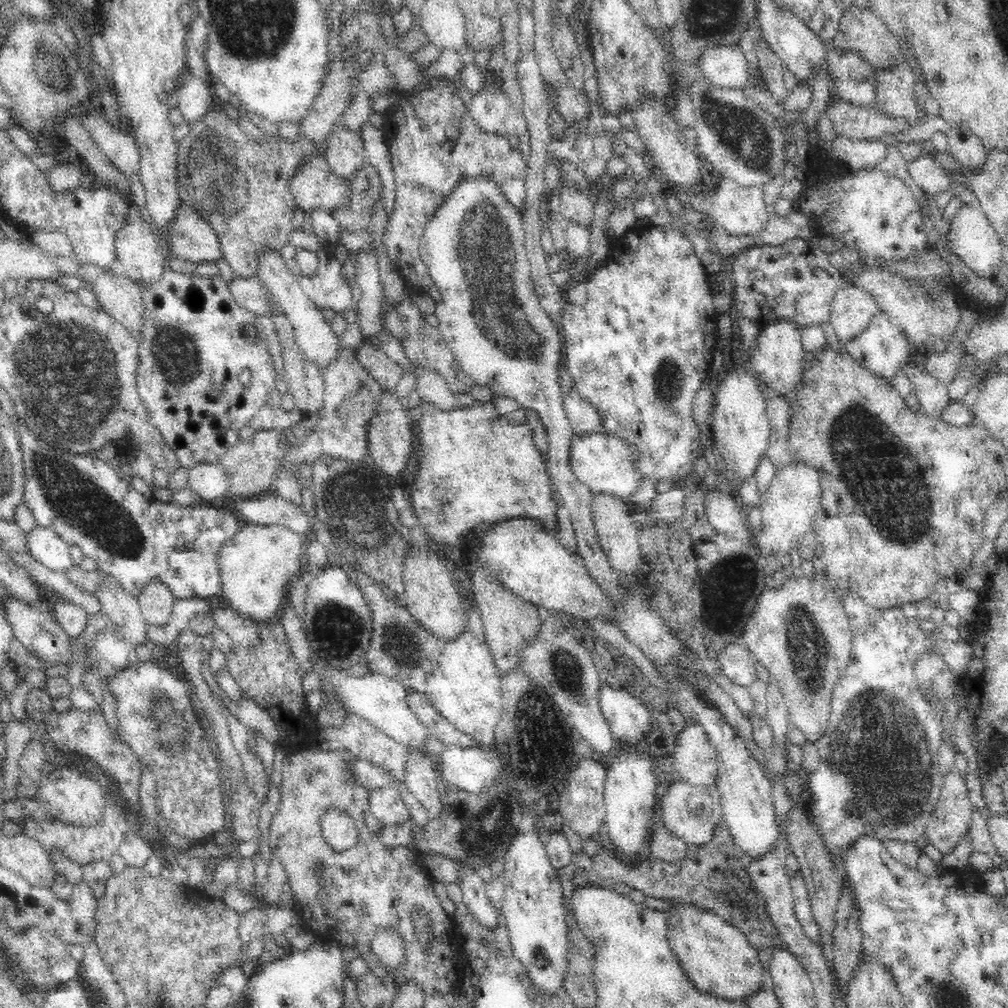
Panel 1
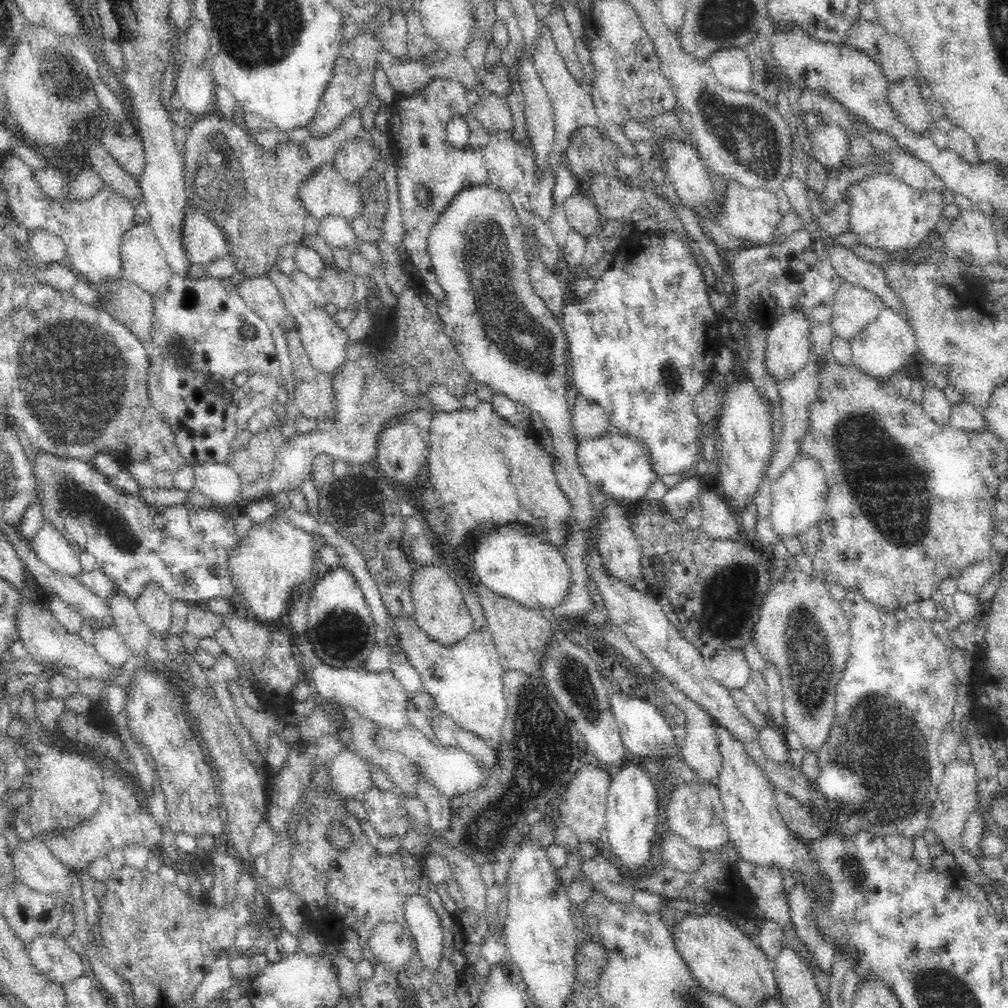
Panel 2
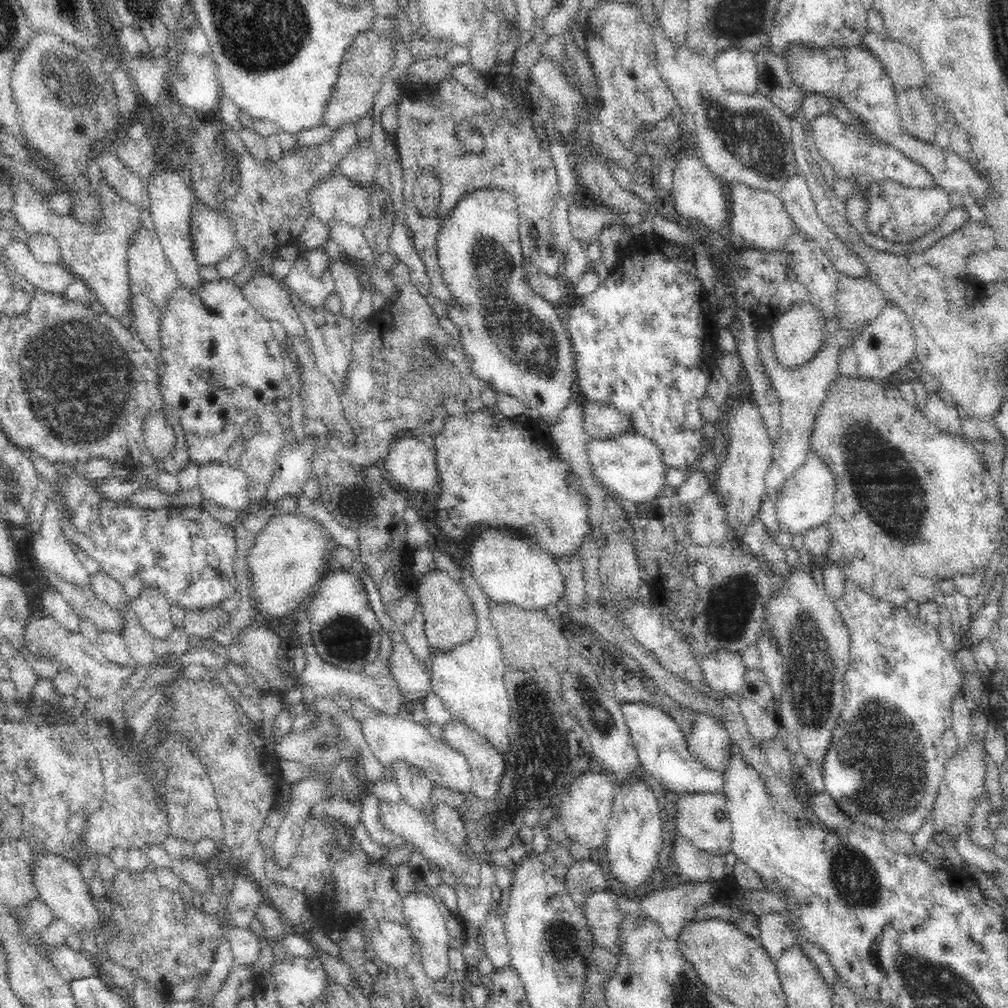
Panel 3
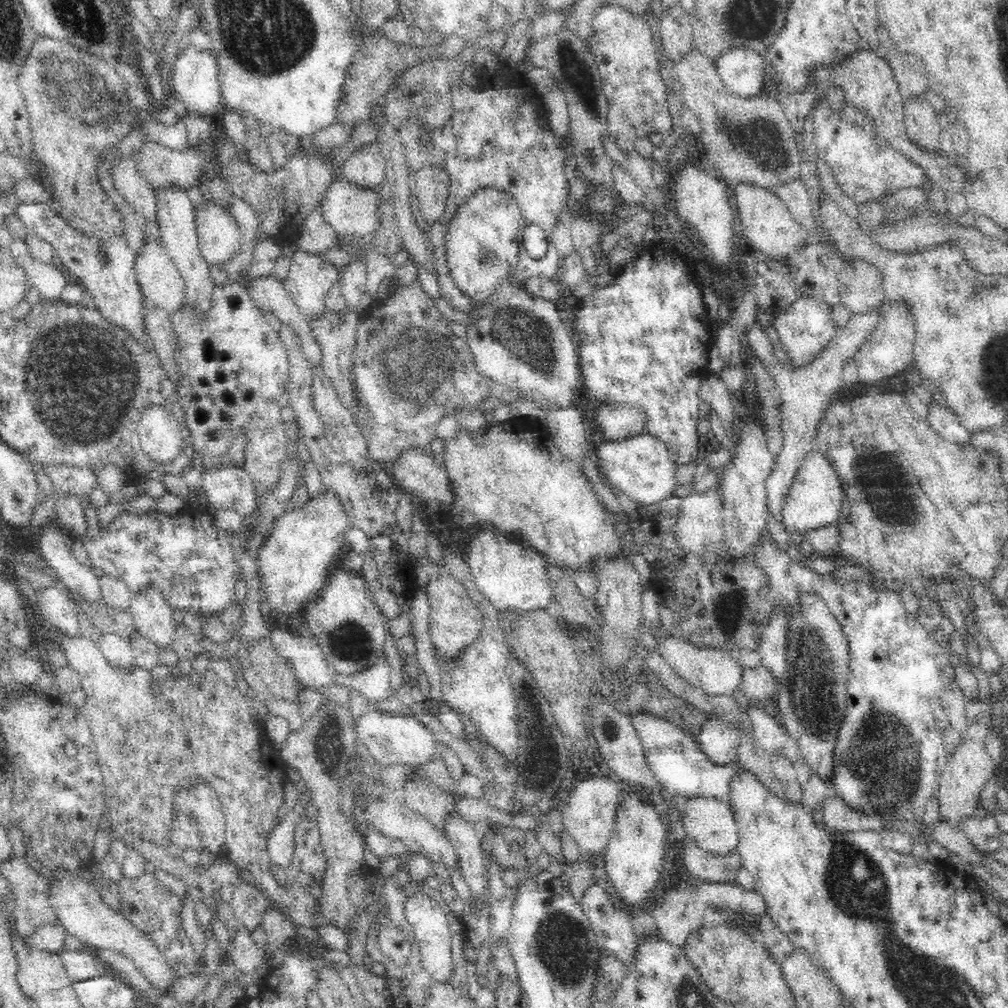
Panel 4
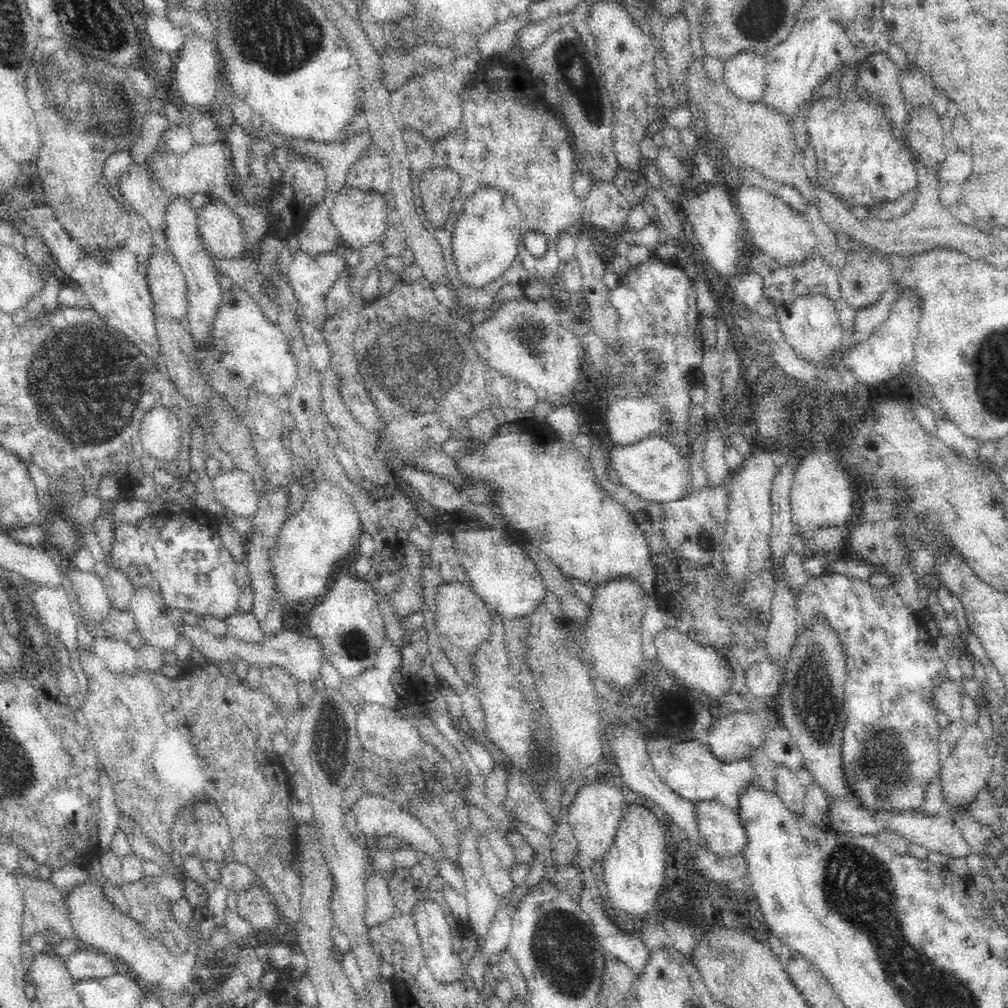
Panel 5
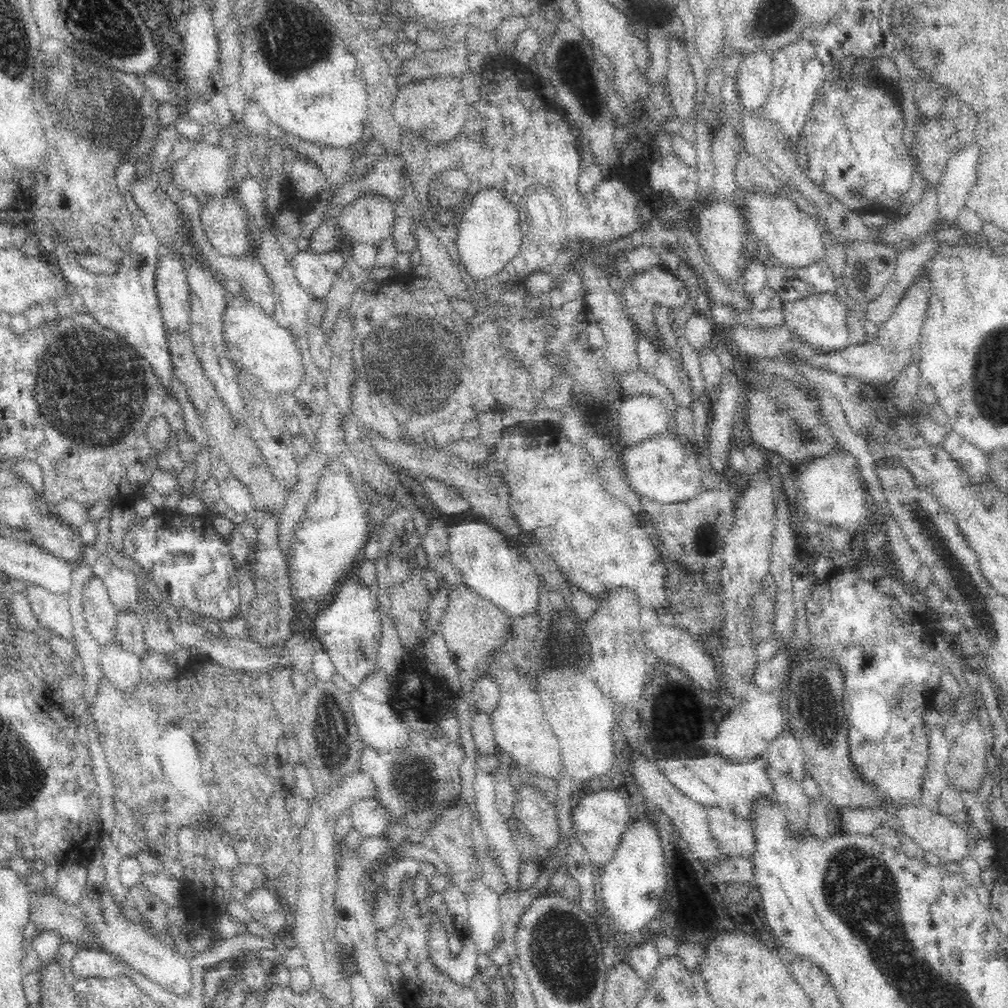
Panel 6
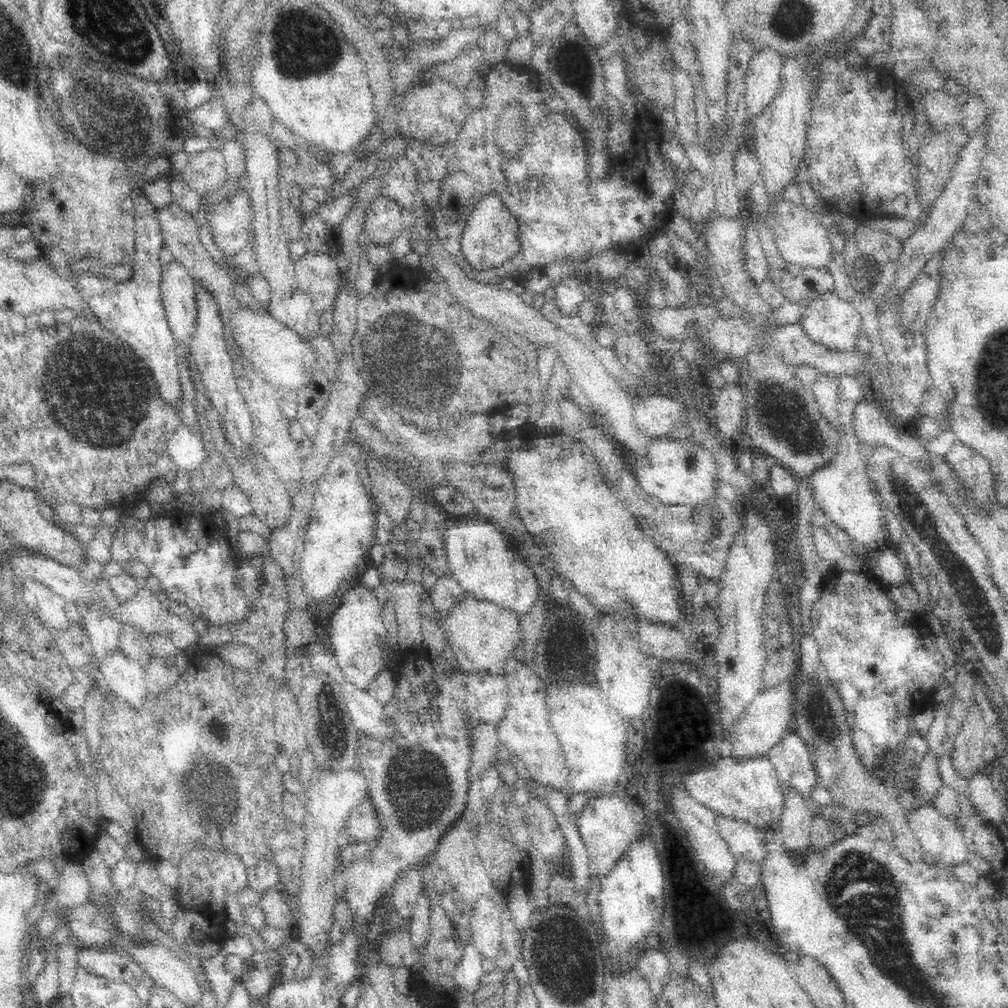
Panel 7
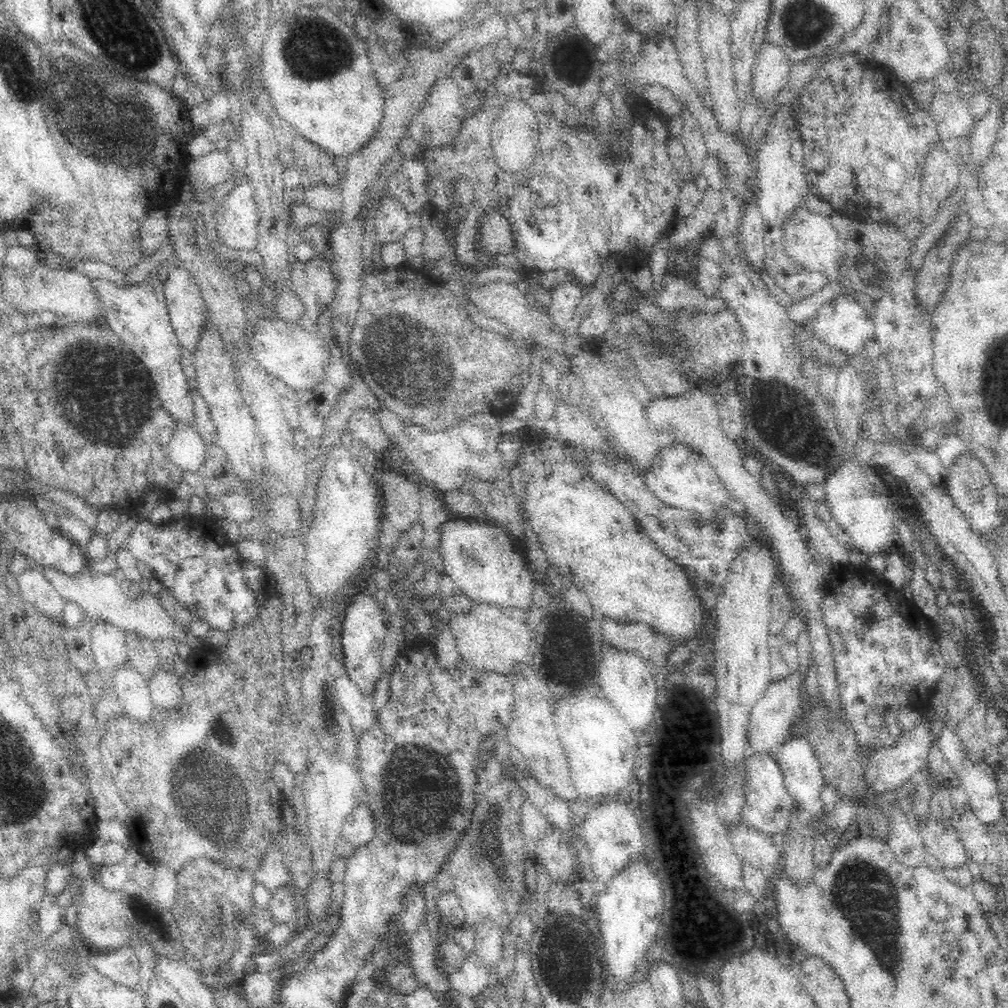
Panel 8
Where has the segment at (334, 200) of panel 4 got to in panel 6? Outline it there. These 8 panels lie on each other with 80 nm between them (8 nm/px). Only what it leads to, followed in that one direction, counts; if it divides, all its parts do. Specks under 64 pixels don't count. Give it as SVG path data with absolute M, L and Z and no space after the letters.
M370 192L359 196L341 210L336 220L340 236L345 234L347 238L358 243L377 244L378 246L384 244L384 241L392 236L392 226L399 220L394 206L393 200L384 198L378 193Z

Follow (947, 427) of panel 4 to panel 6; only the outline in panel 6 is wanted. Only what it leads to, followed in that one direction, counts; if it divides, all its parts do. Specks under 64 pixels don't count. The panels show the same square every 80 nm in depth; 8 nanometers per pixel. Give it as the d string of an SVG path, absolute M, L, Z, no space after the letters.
M948 431L944 438L943 447L961 471L972 484L980 486L991 480L988 467L992 463L987 455L982 454L975 446L968 444L957 432Z

